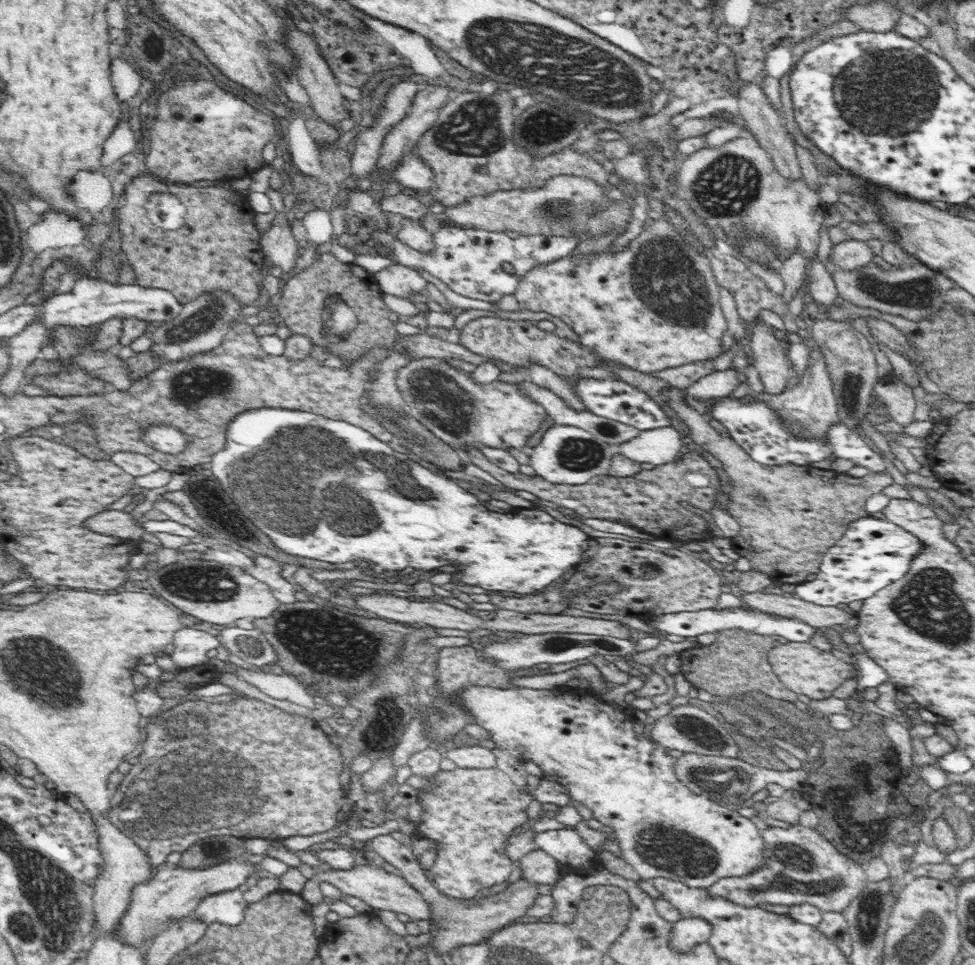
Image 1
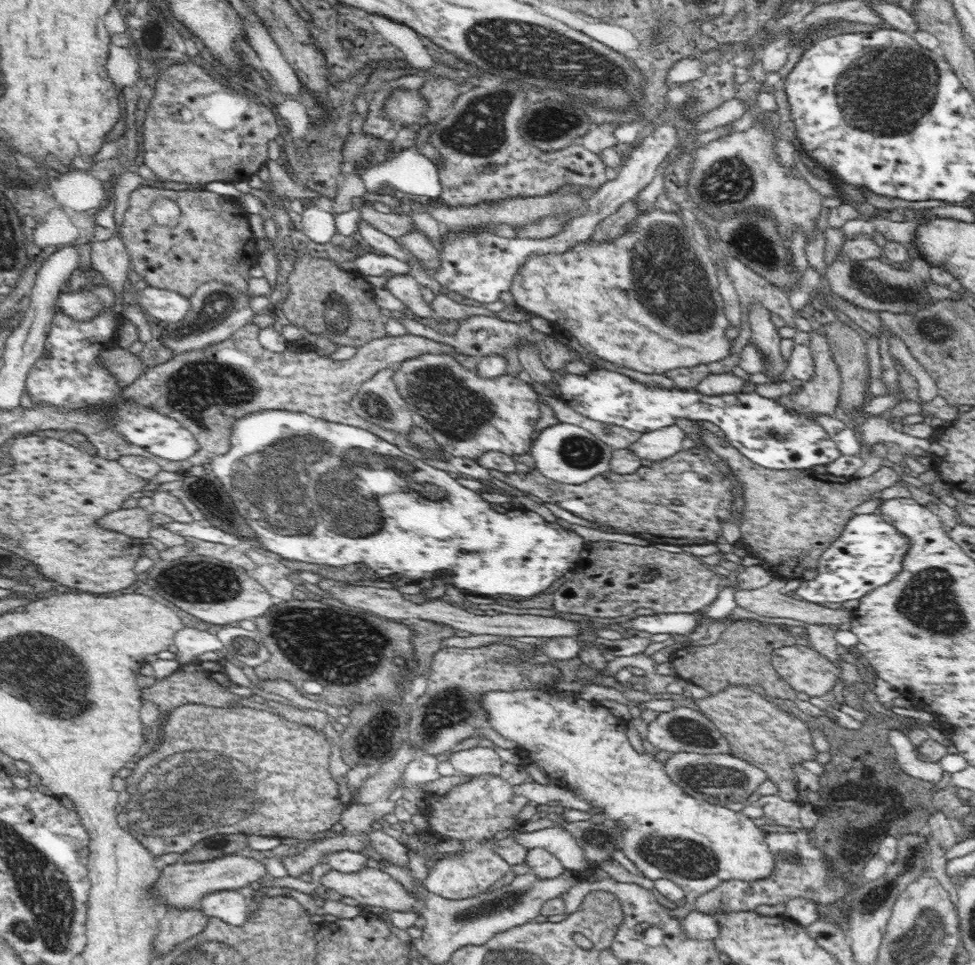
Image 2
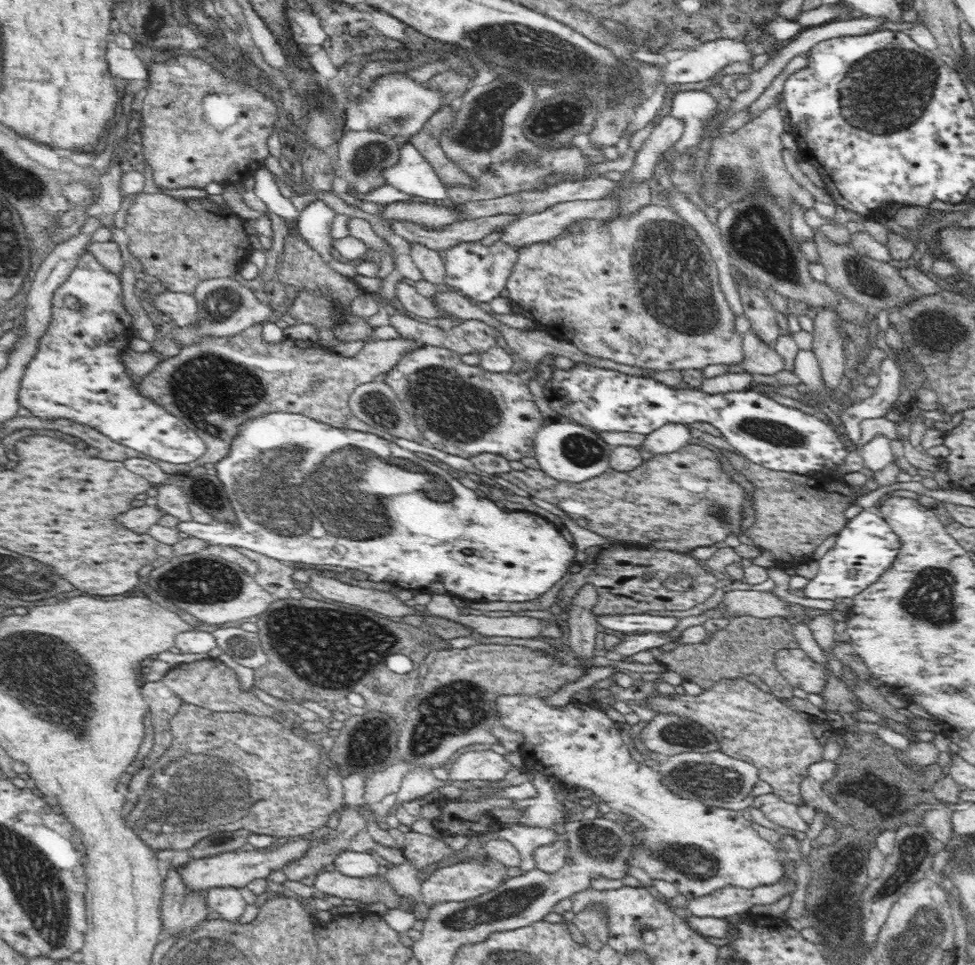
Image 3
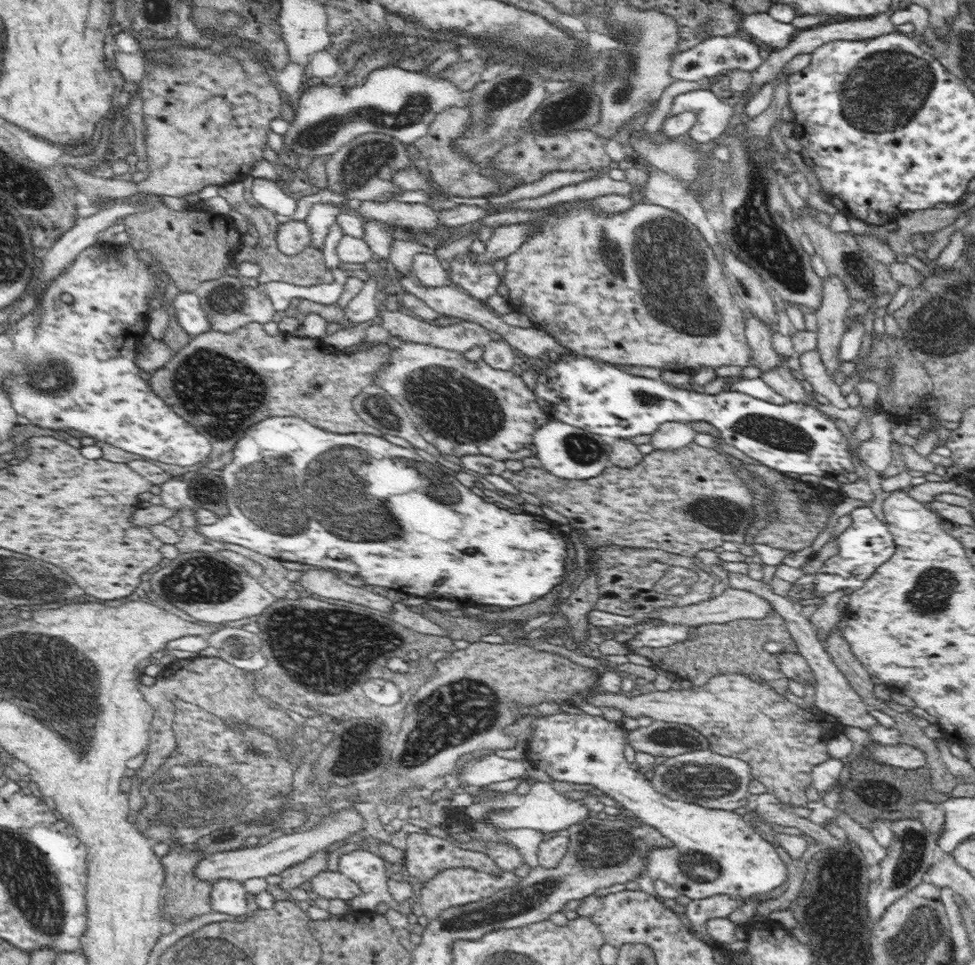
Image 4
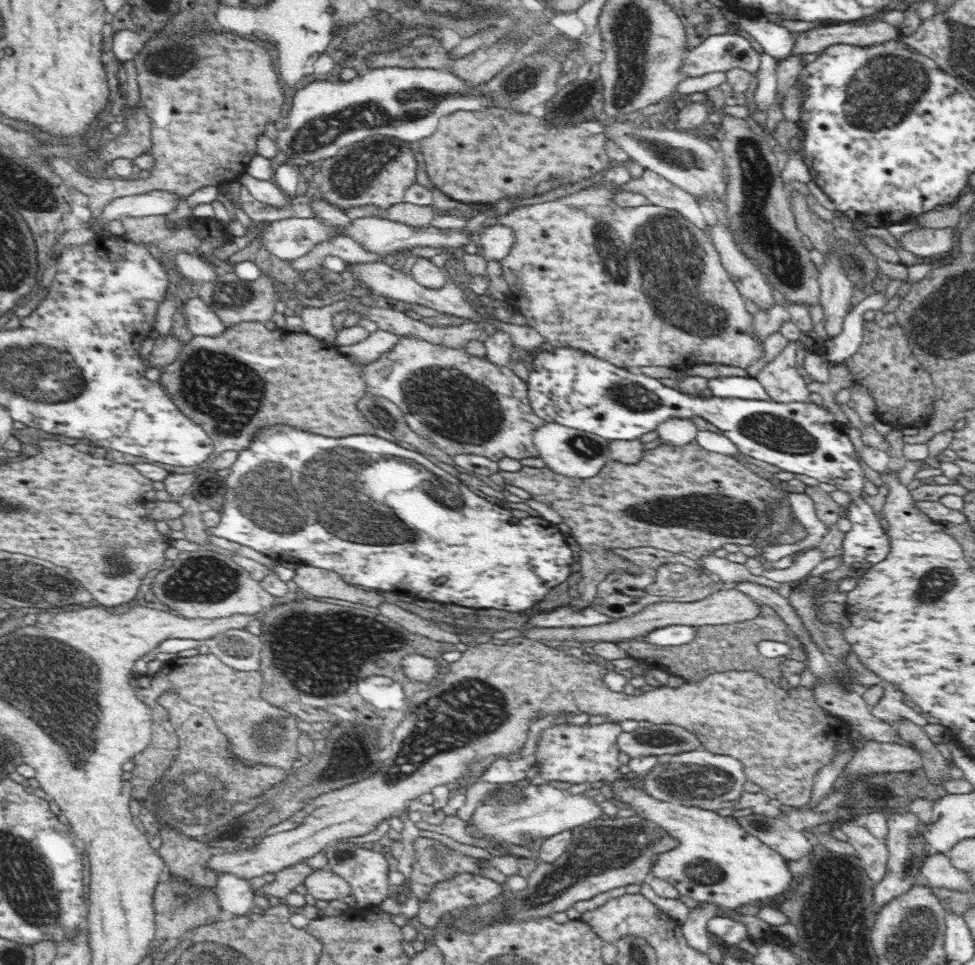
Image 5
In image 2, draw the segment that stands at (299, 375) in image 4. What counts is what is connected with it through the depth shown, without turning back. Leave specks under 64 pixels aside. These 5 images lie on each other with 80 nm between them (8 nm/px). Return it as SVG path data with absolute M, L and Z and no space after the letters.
M254 323L245 324L227 340L218 342L218 344L198 350L188 350L174 355L172 359L164 363L148 367L132 384L123 388L121 396L129 402L137 402L143 408L151 408L180 422L180 425L194 435L199 444L198 452L192 456L193 462L198 466L210 463L215 456L226 454L231 445L232 426L238 422L238 418L259 410L300 411L328 422L346 423L346 425L360 427L368 432L374 432L376 436L394 444L398 440L398 436L394 432L380 428L356 414L350 405L354 394L359 395L358 390L362 383L370 380L379 370L386 367L394 368L394 365L408 360L408 358L416 358L422 354L458 353L454 347L450 347L448 344L408 333L402 336L373 339L364 347L358 348L357 353L350 359L334 361L330 356L318 355L316 349L304 350L292 344L287 344L288 348L283 352L268 351L258 342L260 329Z

